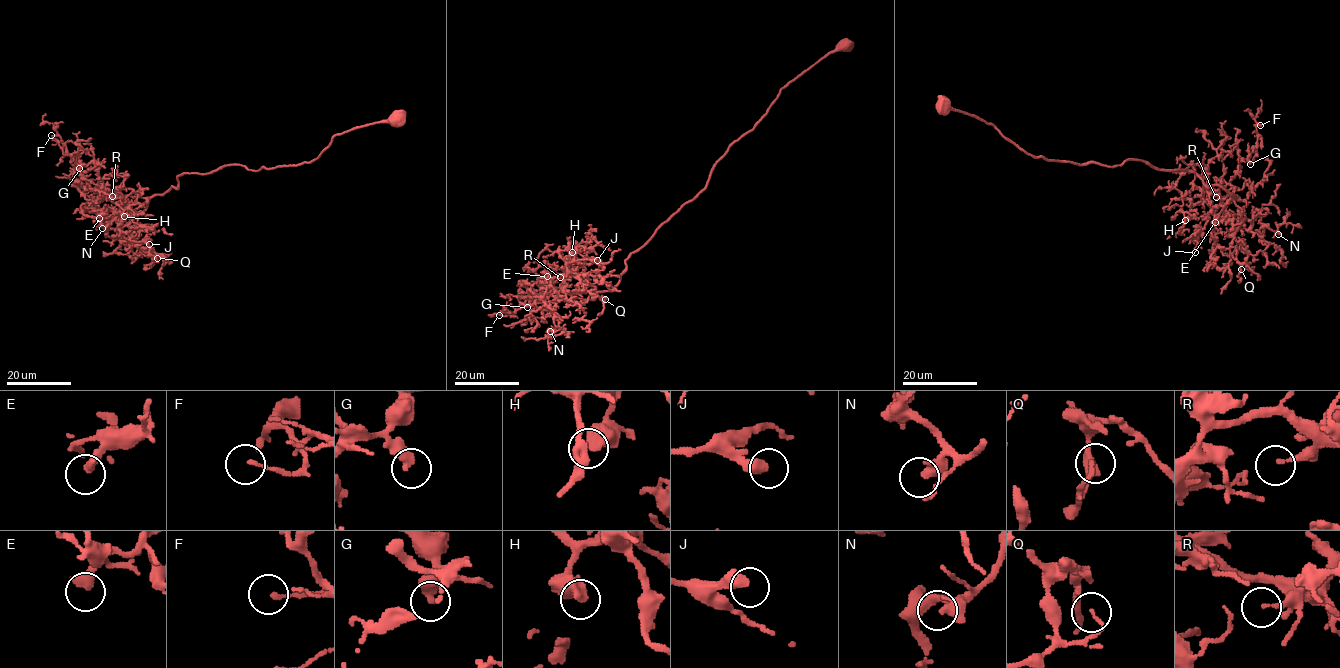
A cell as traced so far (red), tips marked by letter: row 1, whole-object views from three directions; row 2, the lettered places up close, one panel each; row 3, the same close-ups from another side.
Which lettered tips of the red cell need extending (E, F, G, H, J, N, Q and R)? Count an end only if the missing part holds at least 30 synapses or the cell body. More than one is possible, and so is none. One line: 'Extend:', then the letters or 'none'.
Extend: J

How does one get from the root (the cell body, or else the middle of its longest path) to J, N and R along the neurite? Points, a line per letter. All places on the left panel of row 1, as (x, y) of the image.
J: (397, 120), (337, 134), (310, 162), (179, 175), (118, 228), (149, 244)
N: (397, 120), (337, 134), (310, 162), (179, 175), (140, 213), (107, 216), (102, 228)
R: (397, 120), (337, 134), (310, 162), (184, 173), (176, 187), (142, 204), (112, 196)

